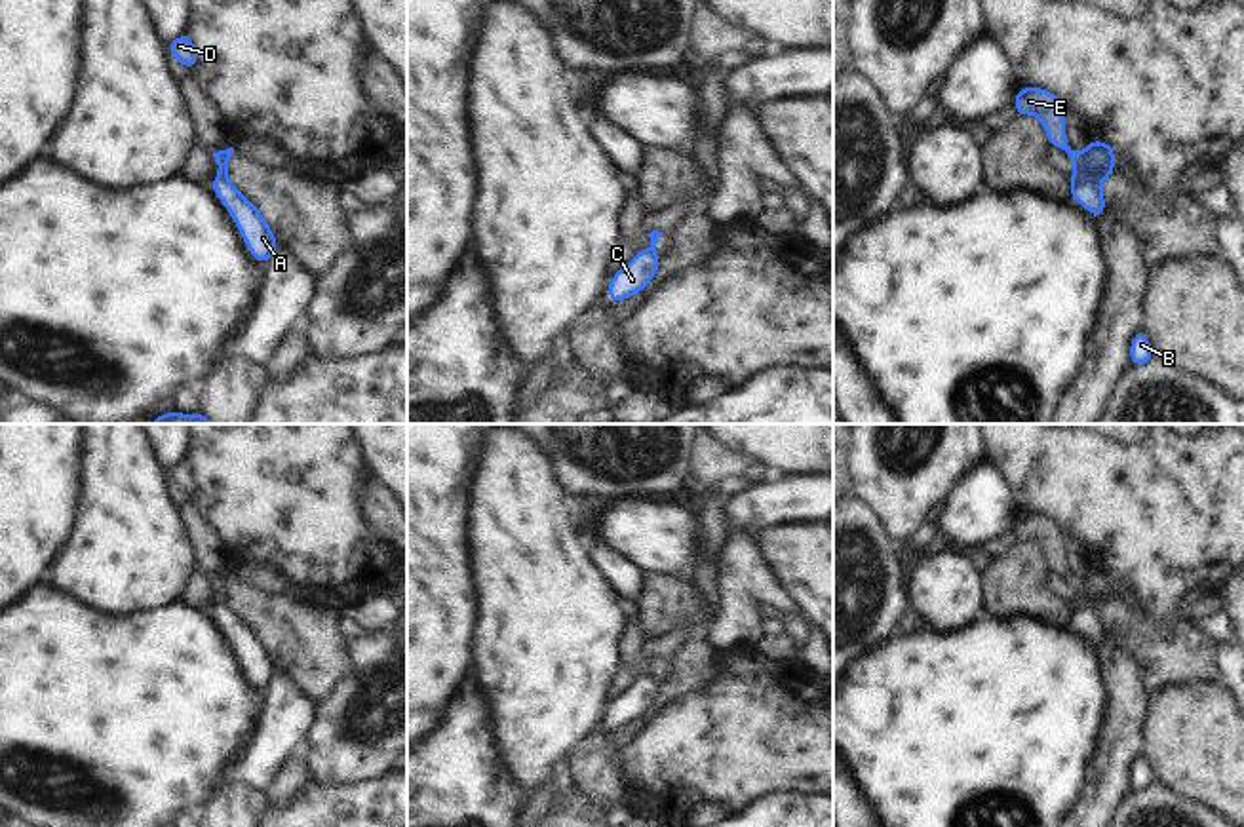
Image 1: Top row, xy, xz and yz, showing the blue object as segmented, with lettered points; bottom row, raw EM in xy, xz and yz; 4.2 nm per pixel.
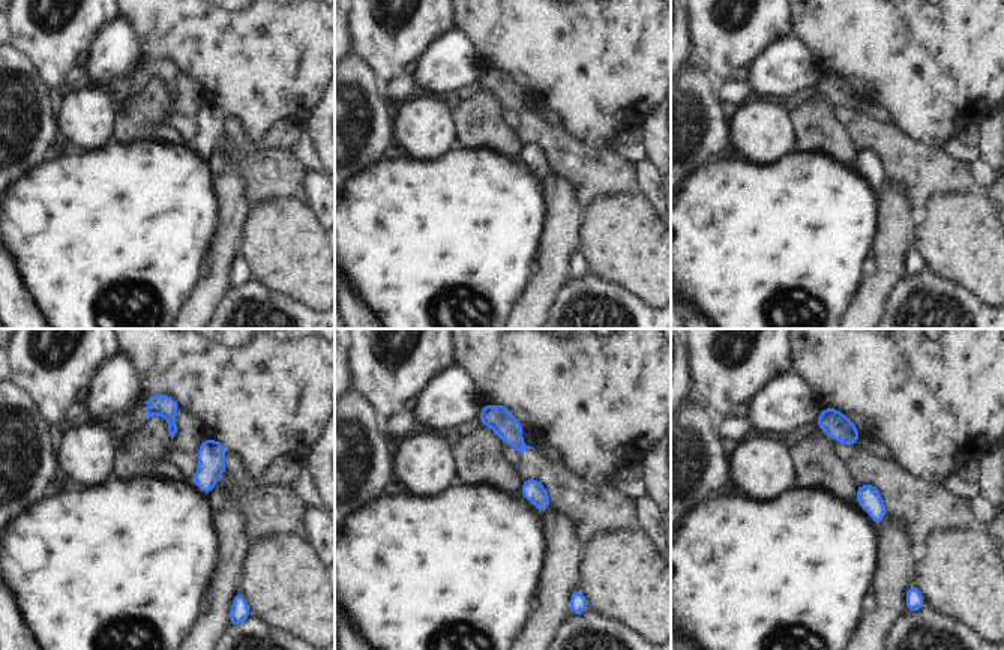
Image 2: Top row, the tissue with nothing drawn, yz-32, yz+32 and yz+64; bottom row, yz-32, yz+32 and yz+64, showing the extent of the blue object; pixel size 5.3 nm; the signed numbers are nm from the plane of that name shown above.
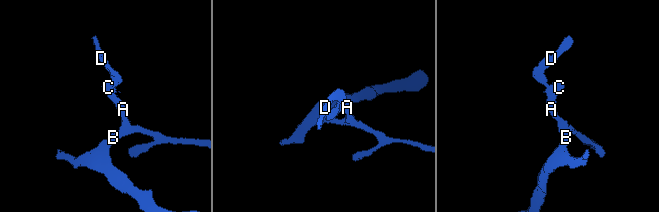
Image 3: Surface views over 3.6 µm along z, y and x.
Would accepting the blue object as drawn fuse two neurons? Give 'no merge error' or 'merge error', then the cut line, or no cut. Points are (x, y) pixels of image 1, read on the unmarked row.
merge error; cut yz (1087, 576), (1087, 599), (1071, 615)

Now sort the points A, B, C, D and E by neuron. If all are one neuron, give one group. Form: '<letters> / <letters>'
A B C / D E

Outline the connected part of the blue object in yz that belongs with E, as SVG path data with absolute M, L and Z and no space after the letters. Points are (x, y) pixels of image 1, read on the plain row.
M1020 513L1014 530L1018 544L1031 538L1040 544L1048 568L1071 584L1075 599L1069 603L1069 608L1071 614L1077 612L1088 601L1086 576L1075 578L1069 574L1063 532L1058 521L1042 513Z

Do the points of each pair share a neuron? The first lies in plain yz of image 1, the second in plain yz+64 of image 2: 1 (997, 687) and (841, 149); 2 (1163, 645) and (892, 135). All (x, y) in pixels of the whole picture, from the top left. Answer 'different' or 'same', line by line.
1: different
2: same

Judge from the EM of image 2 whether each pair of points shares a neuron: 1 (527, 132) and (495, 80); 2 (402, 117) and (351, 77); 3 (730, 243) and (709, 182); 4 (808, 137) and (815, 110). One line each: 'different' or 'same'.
1: same
2: different
3: same
4: same

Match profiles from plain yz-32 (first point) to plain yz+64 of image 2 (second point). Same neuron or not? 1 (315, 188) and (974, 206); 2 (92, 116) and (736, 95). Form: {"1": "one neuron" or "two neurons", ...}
{"1": "two neurons", "2": "two neurons"}

